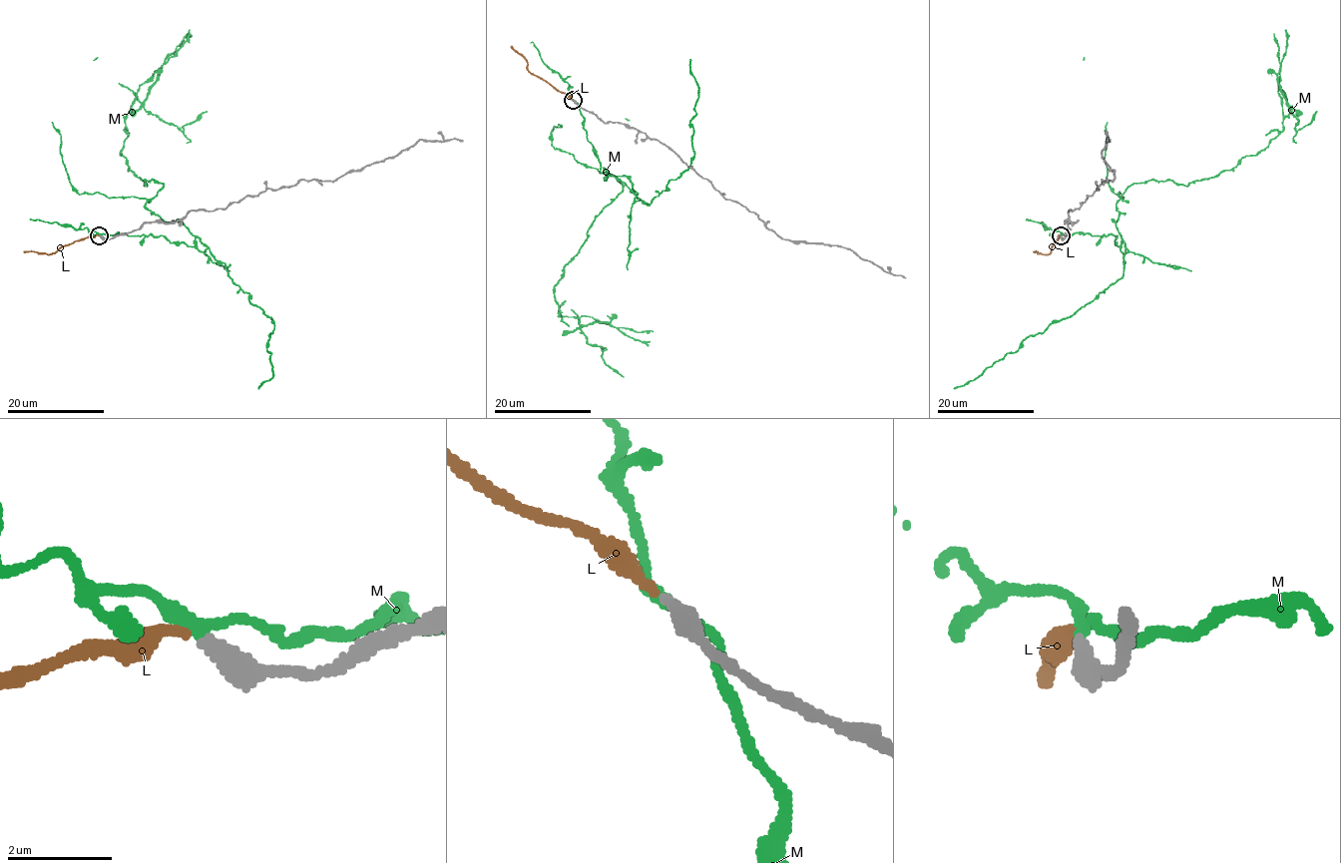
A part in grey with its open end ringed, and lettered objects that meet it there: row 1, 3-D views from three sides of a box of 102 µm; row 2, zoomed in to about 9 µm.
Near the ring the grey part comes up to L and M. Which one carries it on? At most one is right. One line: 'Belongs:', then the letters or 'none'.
Belongs: L

